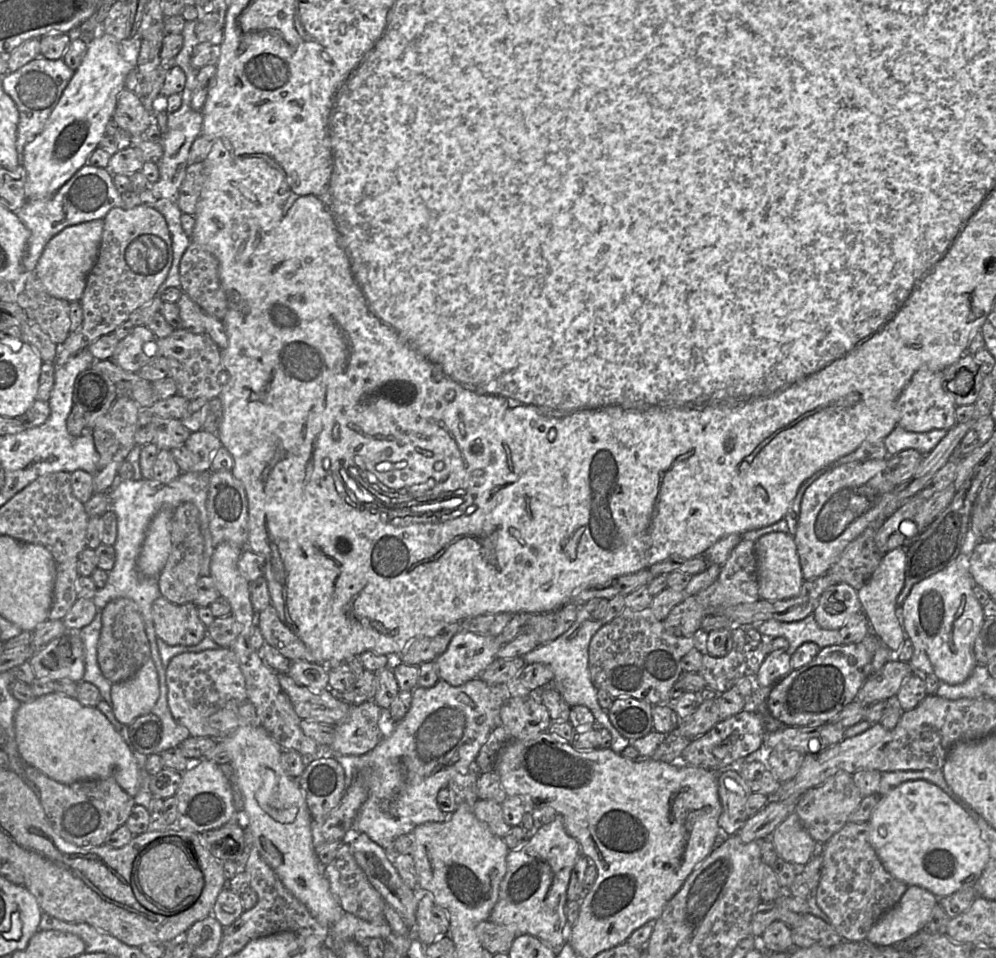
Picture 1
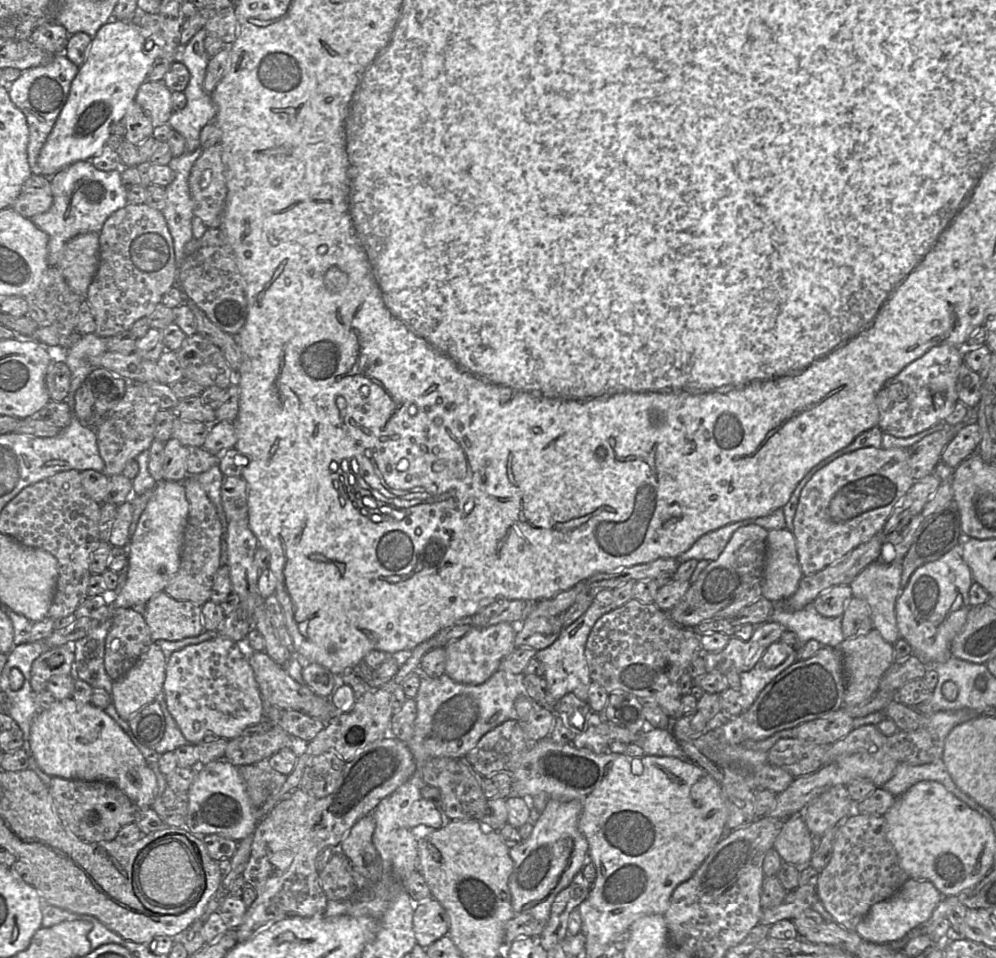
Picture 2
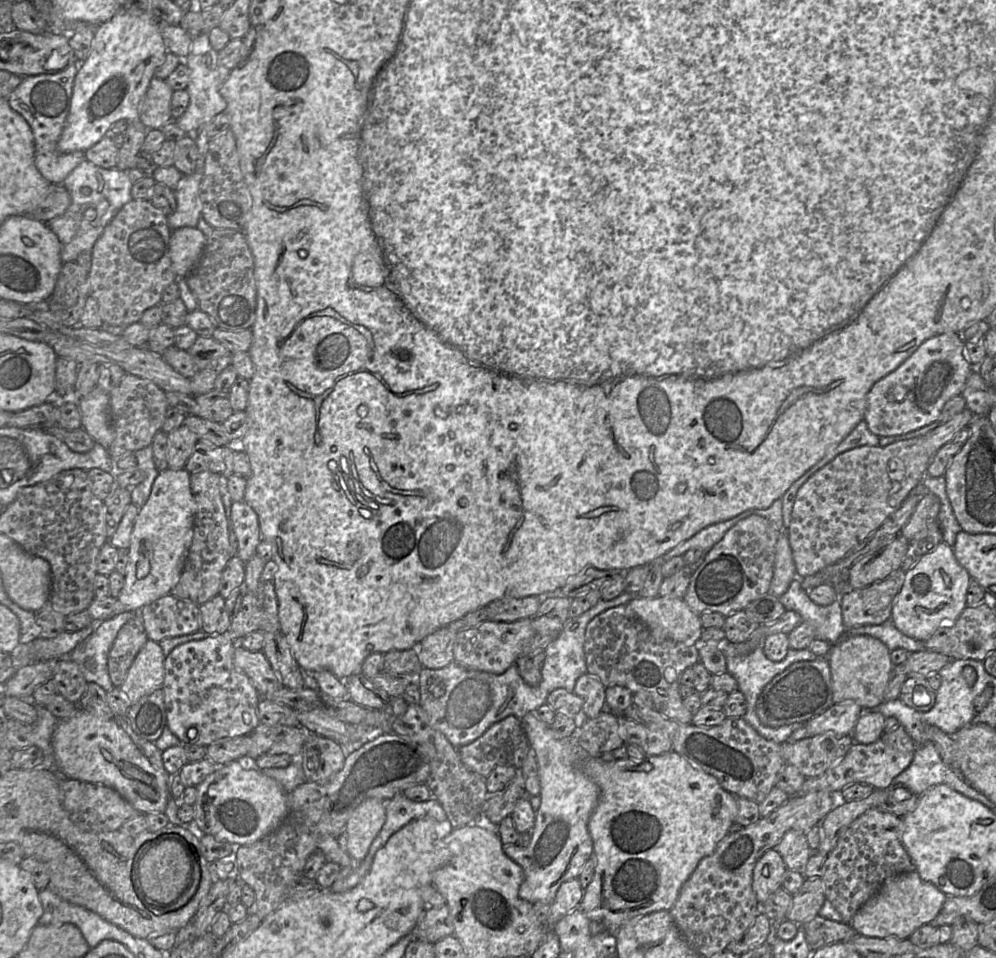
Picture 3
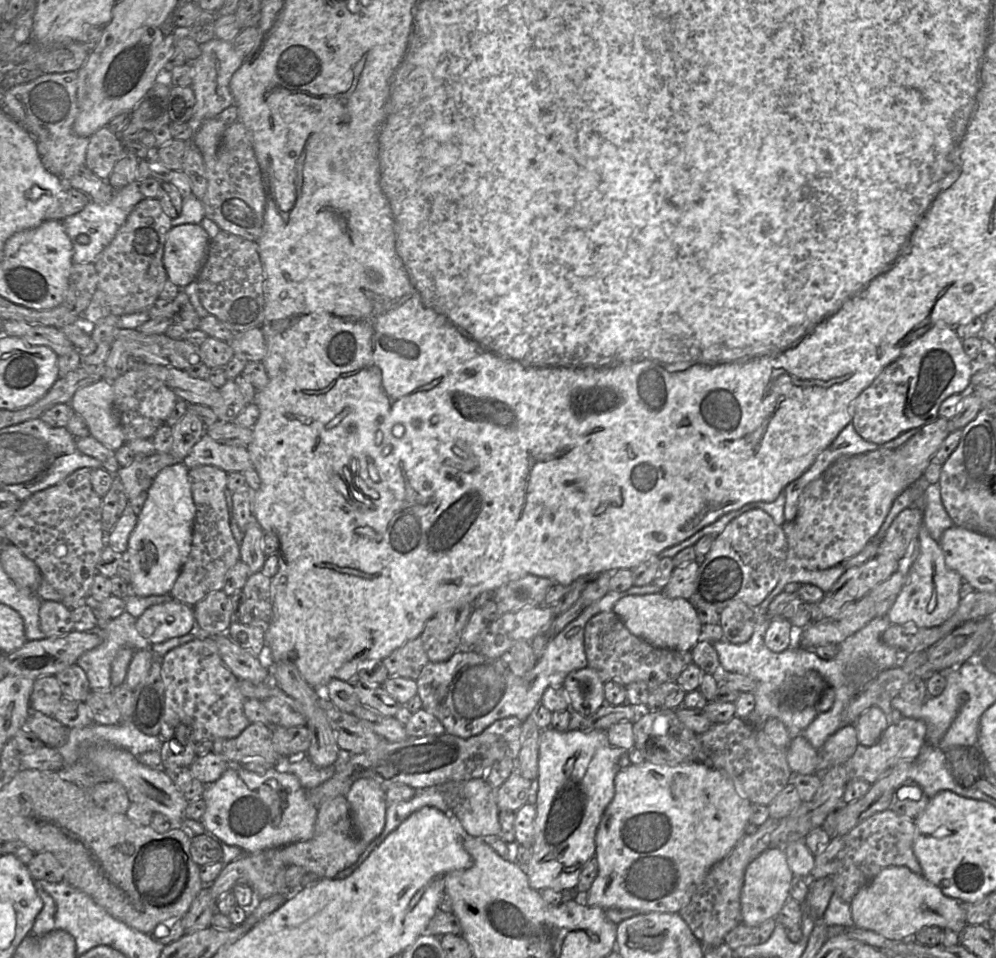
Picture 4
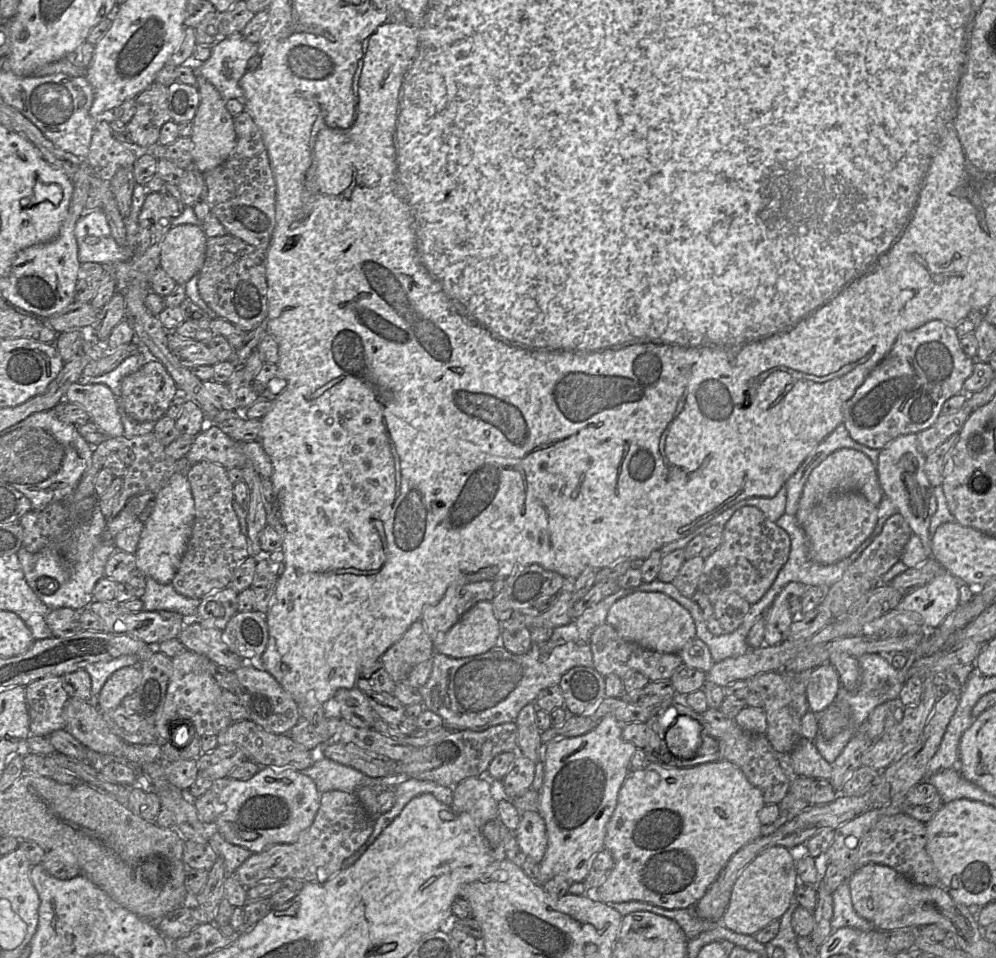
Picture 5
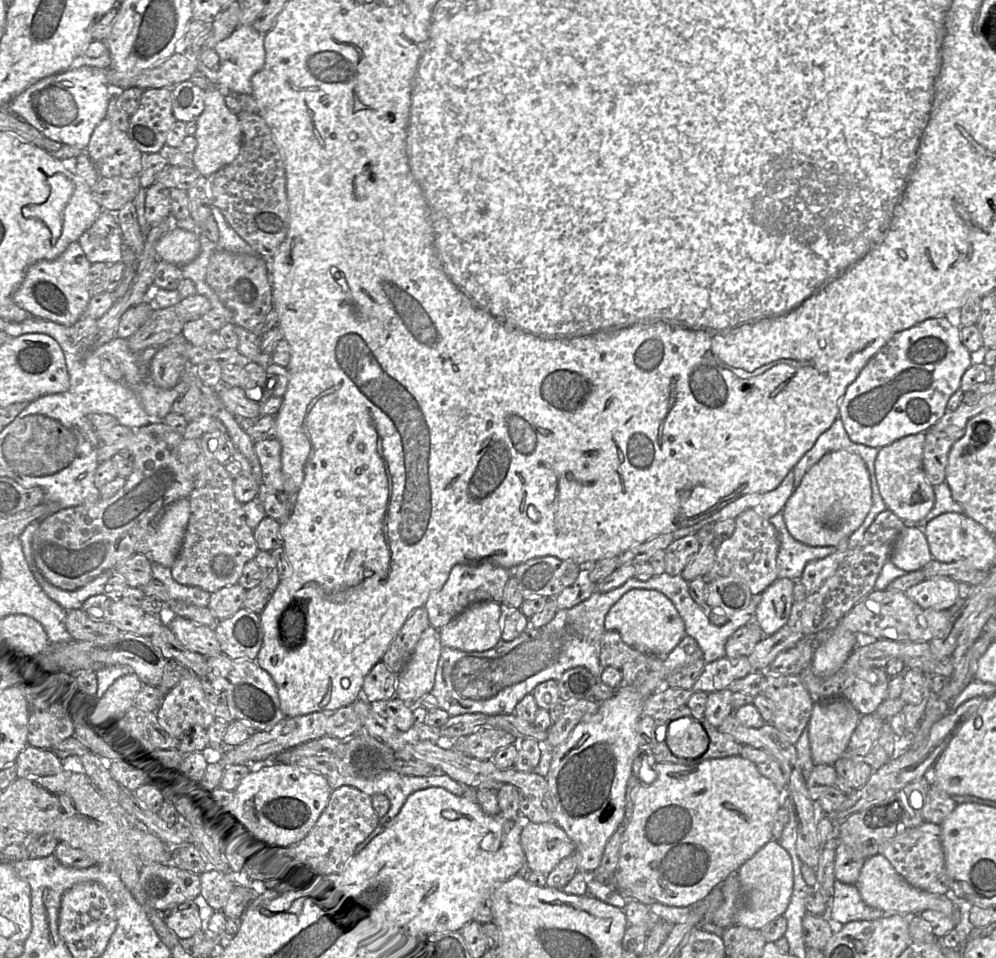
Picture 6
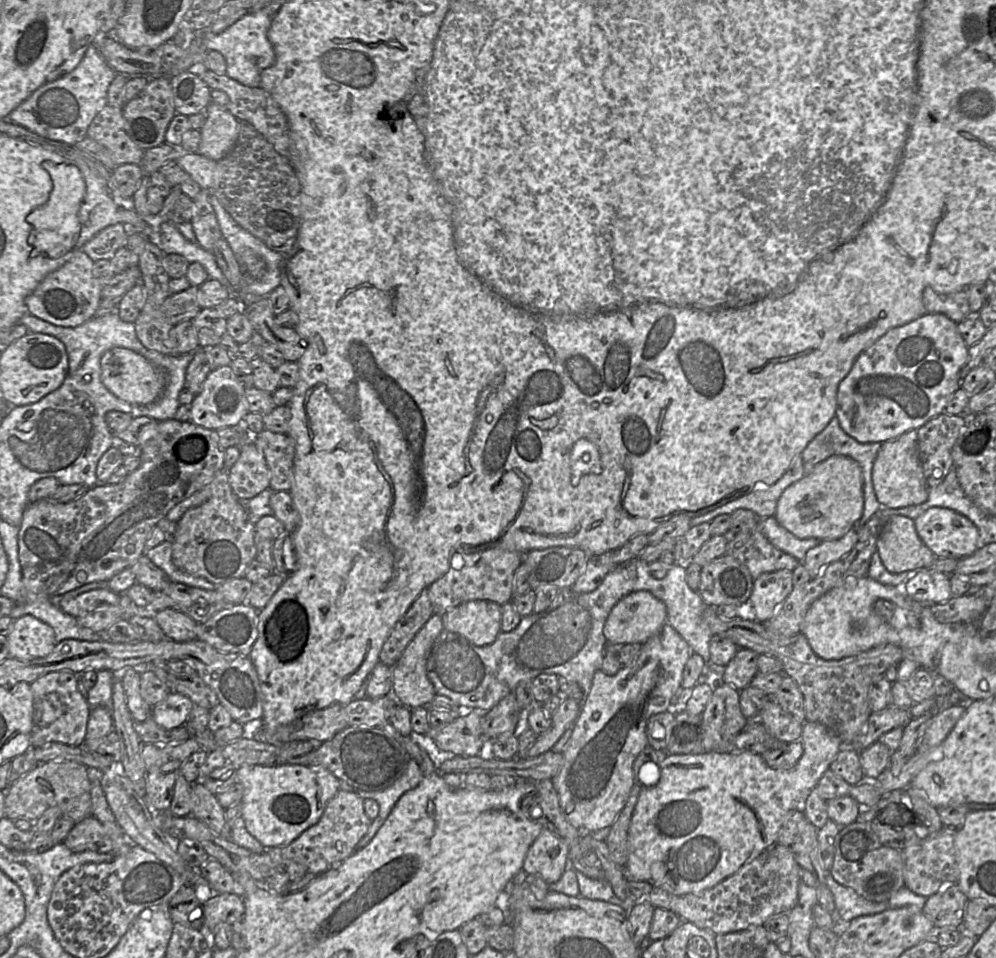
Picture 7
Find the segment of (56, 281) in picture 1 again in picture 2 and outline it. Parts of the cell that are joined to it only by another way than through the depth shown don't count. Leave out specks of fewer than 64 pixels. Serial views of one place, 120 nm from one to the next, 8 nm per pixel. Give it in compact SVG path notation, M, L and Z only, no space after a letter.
M88 232L70 239L57 264L68 286L84 299L99 265L99 234Z

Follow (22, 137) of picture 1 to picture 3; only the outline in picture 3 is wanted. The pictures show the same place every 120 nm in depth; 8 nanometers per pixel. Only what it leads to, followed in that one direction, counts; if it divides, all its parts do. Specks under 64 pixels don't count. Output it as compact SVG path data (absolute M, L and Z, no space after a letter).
M75 62L56 73L25 76L7 98L11 108L31 127L35 141L35 165L41 175L53 184L62 184L64 179L86 159L84 151L61 153L57 150L57 143L69 114L77 72L78 62Z

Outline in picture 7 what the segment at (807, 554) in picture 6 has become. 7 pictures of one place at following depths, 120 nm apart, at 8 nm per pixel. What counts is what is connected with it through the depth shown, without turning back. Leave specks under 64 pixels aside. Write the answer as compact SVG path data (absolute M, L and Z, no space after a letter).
M774 516L760 519L758 524L759 530L772 545L795 557L800 564L803 564L807 551L821 542L815 538L799 539L795 537L782 527Z

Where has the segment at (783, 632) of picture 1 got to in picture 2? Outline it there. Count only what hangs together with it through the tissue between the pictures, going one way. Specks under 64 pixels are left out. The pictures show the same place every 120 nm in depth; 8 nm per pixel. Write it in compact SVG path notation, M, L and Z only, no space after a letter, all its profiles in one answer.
M813 603L798 611L788 611L781 604L775 604L770 621L794 632L798 636L800 648L810 640L816 640L822 646L838 648L845 639L842 632L842 617L824 617L818 613Z

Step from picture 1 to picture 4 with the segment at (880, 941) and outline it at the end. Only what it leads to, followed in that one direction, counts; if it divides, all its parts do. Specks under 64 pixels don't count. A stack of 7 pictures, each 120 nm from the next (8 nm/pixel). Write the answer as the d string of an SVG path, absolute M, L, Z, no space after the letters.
M889 866L881 870L859 889L850 905L856 927L894 940L913 938L917 932L928 926L938 926L959 933L968 924L966 913L957 899L944 895L939 887L923 875L918 875L905 866Z

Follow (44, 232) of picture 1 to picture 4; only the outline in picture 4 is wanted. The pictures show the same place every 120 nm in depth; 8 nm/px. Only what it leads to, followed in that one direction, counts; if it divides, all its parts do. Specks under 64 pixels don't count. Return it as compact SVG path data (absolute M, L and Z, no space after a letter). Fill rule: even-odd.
M134 181L121 189L113 190L113 197L108 203L97 203L90 200L80 212L62 220L65 231L73 244L73 263L94 264L98 254L112 241L117 230L124 223L134 206L143 199L139 184ZM80 234L89 236L89 243L79 243L77 237Z

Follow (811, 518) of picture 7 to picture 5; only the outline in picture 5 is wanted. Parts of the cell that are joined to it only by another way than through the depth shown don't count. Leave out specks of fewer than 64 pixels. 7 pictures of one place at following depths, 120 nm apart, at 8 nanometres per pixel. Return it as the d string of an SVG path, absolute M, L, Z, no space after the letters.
M842 448L830 454L809 475L795 514L798 524L802 526L812 508L825 498L833 494L850 491L862 494L870 503L876 506L879 505L884 495L879 483L877 469L869 457L860 451Z

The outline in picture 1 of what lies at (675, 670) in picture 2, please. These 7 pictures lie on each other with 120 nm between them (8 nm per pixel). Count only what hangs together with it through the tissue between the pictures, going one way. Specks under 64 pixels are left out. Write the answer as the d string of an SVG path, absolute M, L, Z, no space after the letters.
M625 607L612 621L604 624L590 641L588 662L592 683L596 689L606 691L614 699L632 697L651 705L670 705L670 690L683 673L681 659L693 648L700 650L701 639L702 633L694 637L671 635L666 631L663 621L654 616L650 607L642 610Z

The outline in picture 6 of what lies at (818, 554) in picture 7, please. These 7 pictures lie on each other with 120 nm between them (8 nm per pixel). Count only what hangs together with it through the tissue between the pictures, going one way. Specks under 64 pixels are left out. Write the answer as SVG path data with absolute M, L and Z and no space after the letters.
M847 541L845 544L835 547L838 548L836 552L823 559L811 561L805 566L799 580L806 588L806 596L817 592L825 580L836 571L839 564L851 552L847 548Z

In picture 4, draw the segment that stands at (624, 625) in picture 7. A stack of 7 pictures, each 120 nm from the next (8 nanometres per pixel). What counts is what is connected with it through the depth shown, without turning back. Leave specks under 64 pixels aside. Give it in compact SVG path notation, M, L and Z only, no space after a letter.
M663 593L629 595L617 601L612 611L631 634L659 649L691 651L697 642L702 639L702 624L698 619L696 608L689 600L669 598Z

